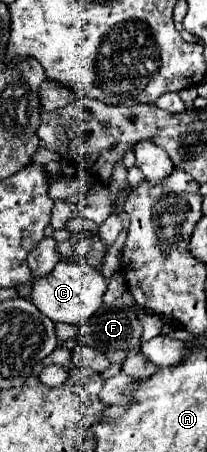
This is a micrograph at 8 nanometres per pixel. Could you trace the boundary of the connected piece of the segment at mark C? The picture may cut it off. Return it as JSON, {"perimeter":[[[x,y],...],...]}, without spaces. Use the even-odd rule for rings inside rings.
{"perimeter":[[[60,261],[52,273],[36,277],[32,281],[32,293],[30,299],[32,303],[54,323],[86,323],[90,315],[102,305],[102,295],[106,293],[106,283],[104,277],[98,269],[88,267],[86,263],[80,261]]]}

